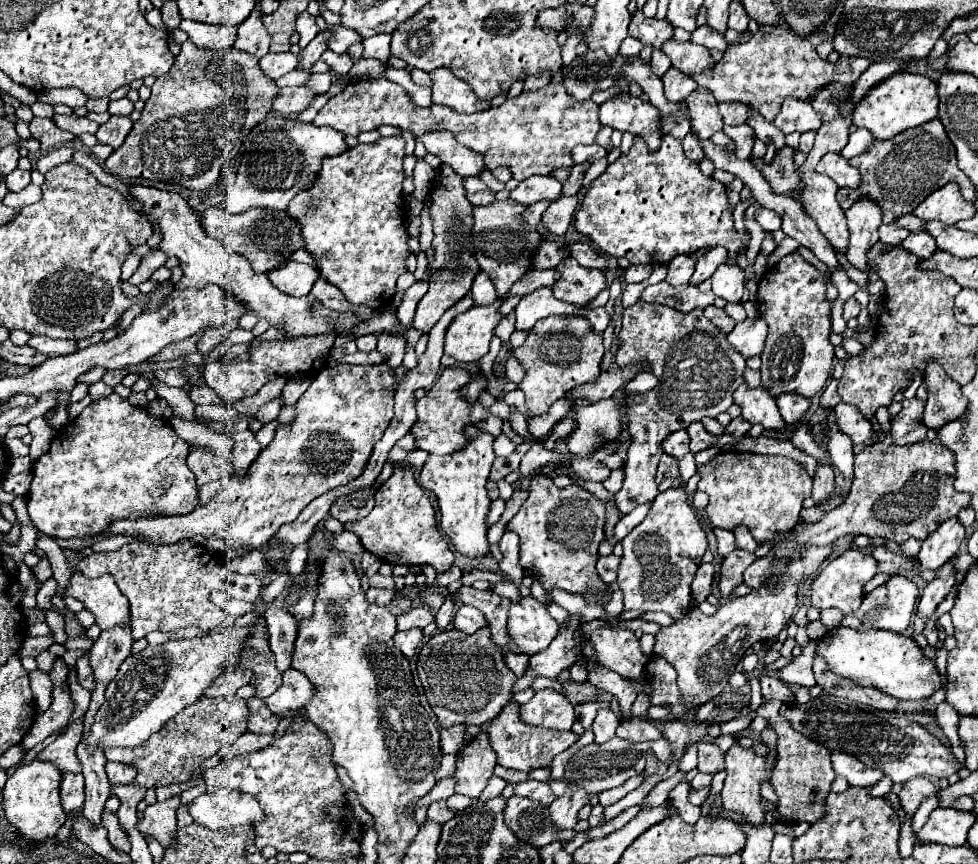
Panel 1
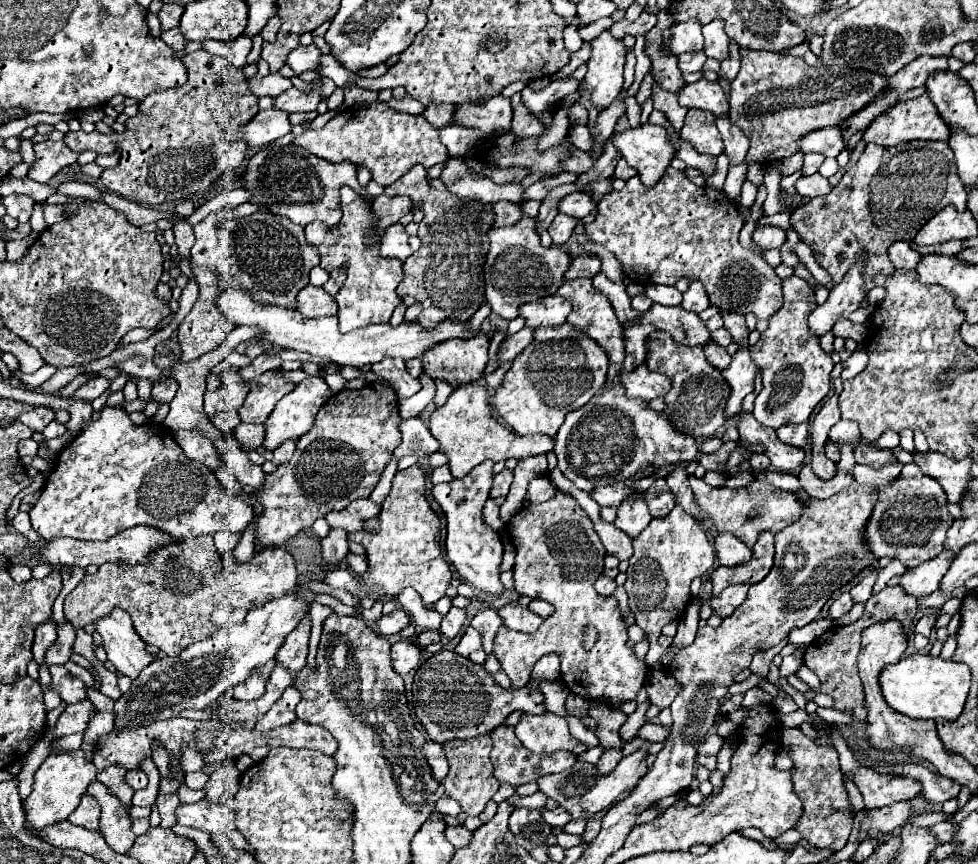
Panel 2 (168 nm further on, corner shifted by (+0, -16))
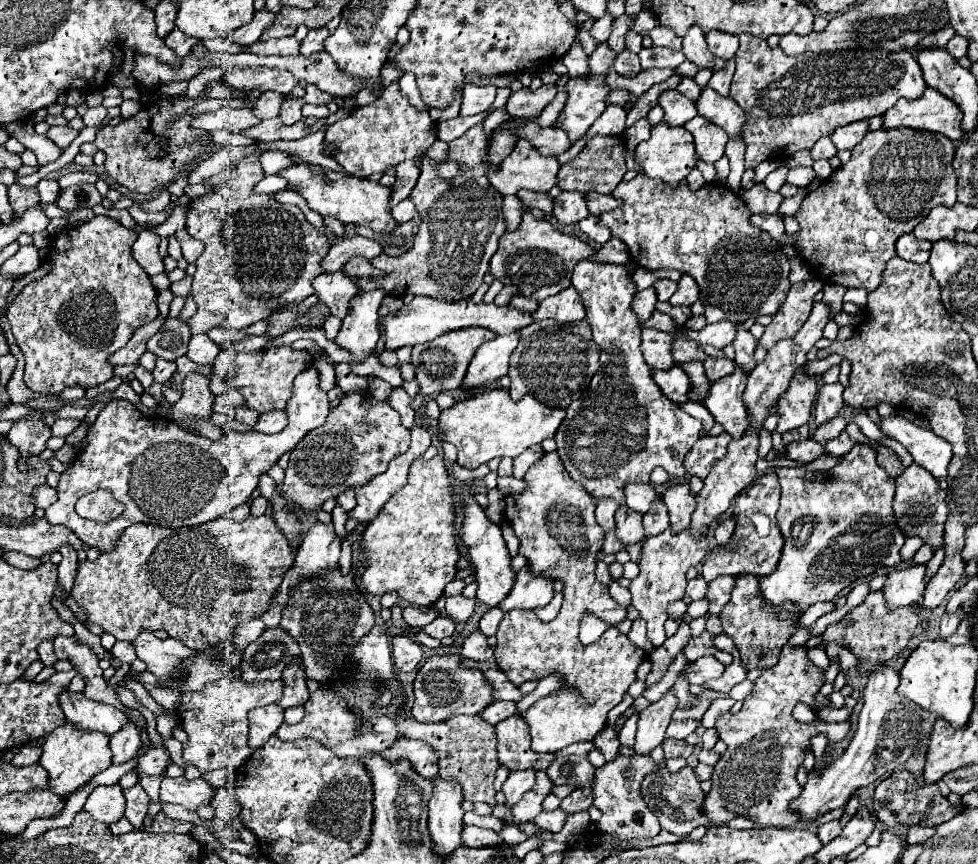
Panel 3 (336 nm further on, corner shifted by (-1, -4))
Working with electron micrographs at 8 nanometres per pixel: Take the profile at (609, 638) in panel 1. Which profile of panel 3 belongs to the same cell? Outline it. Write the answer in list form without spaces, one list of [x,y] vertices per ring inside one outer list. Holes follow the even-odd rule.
[[[557,452],[543,454],[531,470],[525,474],[527,488],[521,494],[509,494],[505,498],[505,514],[507,520],[511,522],[511,528],[515,530],[517,538],[521,540],[519,554],[523,554],[529,560],[529,566],[539,572],[547,574],[549,578],[561,580],[565,584],[565,600],[561,606],[561,612],[555,620],[551,622],[541,622],[534,611],[513,609],[506,612],[503,622],[499,624],[497,630],[497,646],[495,646],[495,658],[499,668],[507,674],[507,678],[513,684],[523,684],[529,680],[539,680],[541,676],[547,674],[559,674],[561,685],[575,685],[574,690],[557,690],[553,694],[539,698],[527,712],[525,712],[525,722],[531,728],[531,738],[533,738],[533,750],[535,752],[557,752],[569,744],[575,742],[591,742],[597,732],[601,732],[607,724],[607,712],[621,702],[621,696],[627,692],[631,682],[637,678],[635,670],[637,666],[645,660],[645,652],[633,642],[621,634],[617,628],[605,630],[605,638],[599,642],[593,642],[583,648],[579,642],[579,620],[583,618],[585,612],[595,614],[599,620],[607,624],[619,624],[625,616],[627,610],[621,608],[607,592],[607,586],[595,580],[595,564],[597,564],[597,554],[601,552],[603,544],[603,528],[595,520],[595,498],[591,498],[579,484],[567,476],[567,470],[563,468],[563,462],[559,460]]]

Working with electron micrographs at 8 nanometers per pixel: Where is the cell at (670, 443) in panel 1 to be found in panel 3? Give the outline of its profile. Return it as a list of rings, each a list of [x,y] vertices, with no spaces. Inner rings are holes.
[[[671,484],[663,496],[669,520],[671,520],[671,530],[681,532],[689,526],[691,512],[695,510],[695,496],[689,492],[687,484]]]

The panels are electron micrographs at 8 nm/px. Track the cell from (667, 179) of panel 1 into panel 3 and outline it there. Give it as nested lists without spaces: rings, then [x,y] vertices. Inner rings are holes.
[[[637,174],[631,182],[621,182],[613,196],[623,200],[623,204],[621,208],[603,214],[599,224],[609,226],[613,236],[627,244],[633,264],[647,270],[675,268],[681,274],[689,274],[701,290],[699,300],[705,306],[705,318],[709,324],[721,320],[745,322],[749,318],[757,318],[759,314],[773,316],[783,304],[791,288],[789,258],[767,232],[749,224],[751,210],[735,192],[727,190],[723,184],[711,182],[701,190],[691,192],[687,182],[679,184],[679,188],[671,188],[663,180],[651,180],[645,174]]]

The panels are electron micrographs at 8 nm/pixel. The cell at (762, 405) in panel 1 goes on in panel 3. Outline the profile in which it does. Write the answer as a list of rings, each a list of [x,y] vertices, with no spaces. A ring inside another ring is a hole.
[[[811,438],[805,440],[805,442],[795,442],[795,444],[787,446],[787,456],[791,460],[795,460],[795,462],[809,464],[809,462],[821,458],[823,454],[827,454],[825,446],[819,444],[819,442],[815,442],[815,440],[811,440]]]

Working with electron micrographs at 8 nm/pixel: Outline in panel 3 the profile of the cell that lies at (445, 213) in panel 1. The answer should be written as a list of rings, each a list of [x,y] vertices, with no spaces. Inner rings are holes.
[[[479,122],[461,138],[449,142],[445,160],[423,158],[419,184],[415,184],[409,196],[423,220],[419,224],[419,234],[415,234],[415,246],[397,258],[385,254],[373,258],[371,264],[379,268],[383,276],[371,280],[353,278],[361,290],[369,292],[373,288],[383,288],[385,294],[393,296],[413,294],[435,296],[439,300],[461,300],[471,296],[471,292],[483,284],[483,276],[489,272],[489,260],[505,232],[505,220],[501,214],[503,196],[499,196],[487,176],[489,170],[497,170],[499,166],[489,164],[487,148],[489,136],[483,130],[483,122]],[[439,162],[457,162],[461,172],[449,180],[439,178]]]

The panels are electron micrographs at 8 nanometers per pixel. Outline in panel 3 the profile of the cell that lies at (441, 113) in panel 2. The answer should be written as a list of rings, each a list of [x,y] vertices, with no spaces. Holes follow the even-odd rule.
[[[465,84],[463,90],[463,104],[461,104],[461,116],[473,116],[487,112],[491,104],[495,102],[497,88],[495,86],[475,86],[475,84]]]

